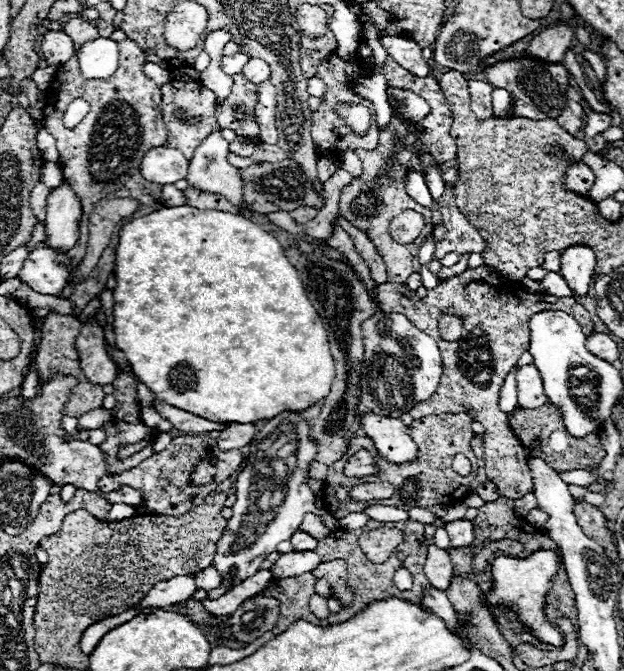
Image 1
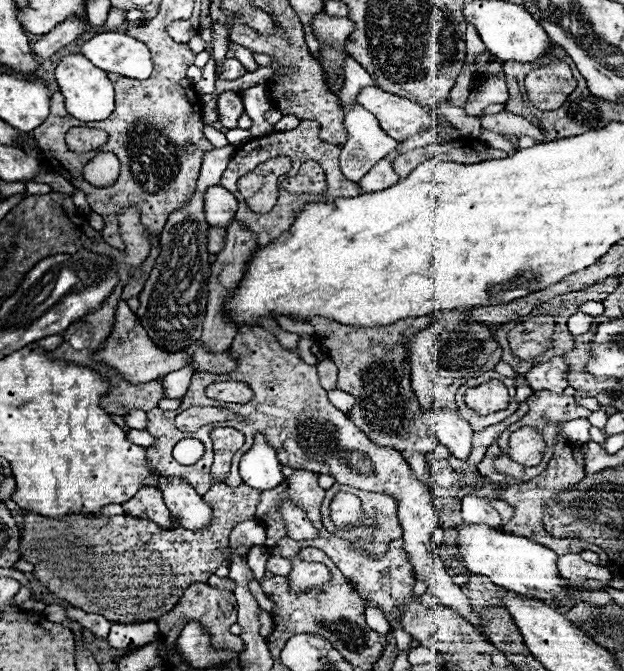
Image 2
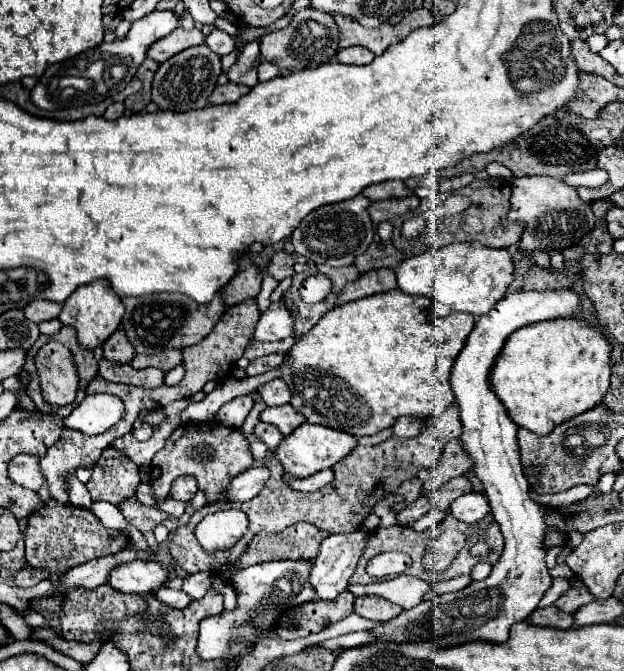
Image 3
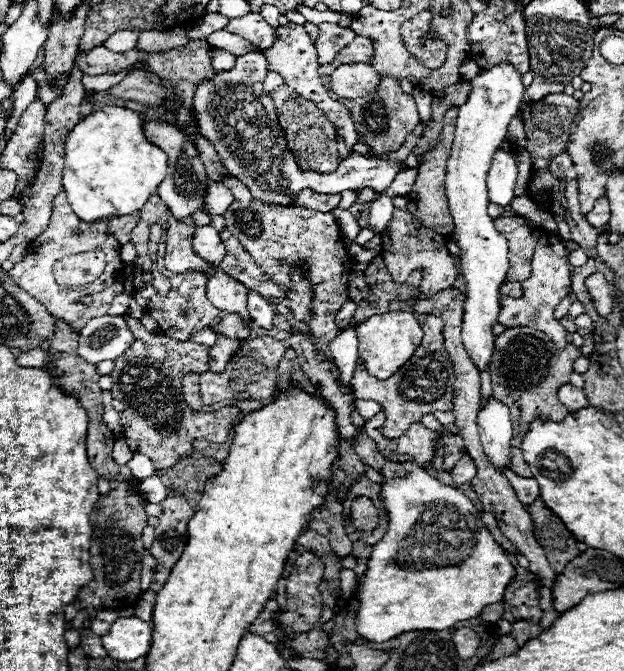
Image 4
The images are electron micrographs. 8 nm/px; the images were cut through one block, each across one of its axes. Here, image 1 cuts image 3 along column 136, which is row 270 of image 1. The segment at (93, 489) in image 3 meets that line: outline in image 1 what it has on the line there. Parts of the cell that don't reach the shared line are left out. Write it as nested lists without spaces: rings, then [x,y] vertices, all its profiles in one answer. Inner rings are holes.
[[[484,268],[466,270],[464,274],[444,280],[438,288],[430,290],[426,298],[416,298],[416,292],[410,292],[404,284],[386,282],[376,286],[380,310],[386,314],[404,314],[416,328],[424,330],[434,336],[440,346],[440,354],[444,360],[444,374],[440,378],[440,388],[410,410],[412,418],[430,416],[434,412],[468,412],[474,420],[482,422],[484,426],[484,460],[486,460],[486,474],[496,484],[500,496],[518,500],[532,492],[532,476],[526,464],[526,450],[522,448],[520,440],[514,436],[508,424],[508,414],[498,408],[500,388],[508,372],[516,366],[522,352],[528,350],[530,344],[530,328],[528,320],[534,312],[542,312],[548,308],[562,308],[570,312],[570,316],[578,318],[584,332],[590,334],[594,330],[588,310],[578,304],[574,298],[556,298],[550,294],[528,294],[520,282],[510,282],[500,274],[490,274]],[[442,312],[452,312],[462,316],[464,330],[458,340],[446,342],[438,334],[438,316]]]

